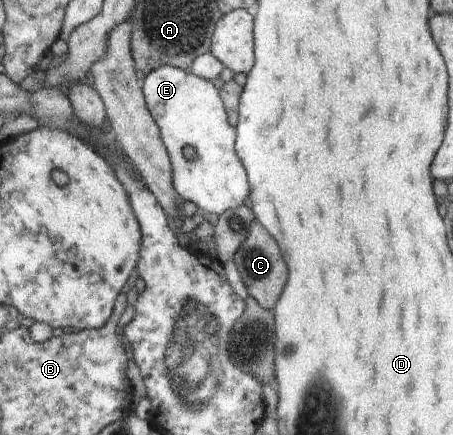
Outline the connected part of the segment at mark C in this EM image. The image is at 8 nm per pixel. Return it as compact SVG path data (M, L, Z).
M254 221L252 227L249 227L246 241L240 245L240 249L236 251L232 261L236 265L249 295L254 297L264 309L272 310L286 283L286 263L282 261L280 249L278 249L276 241L270 237L270 233L266 233L266 229Z

